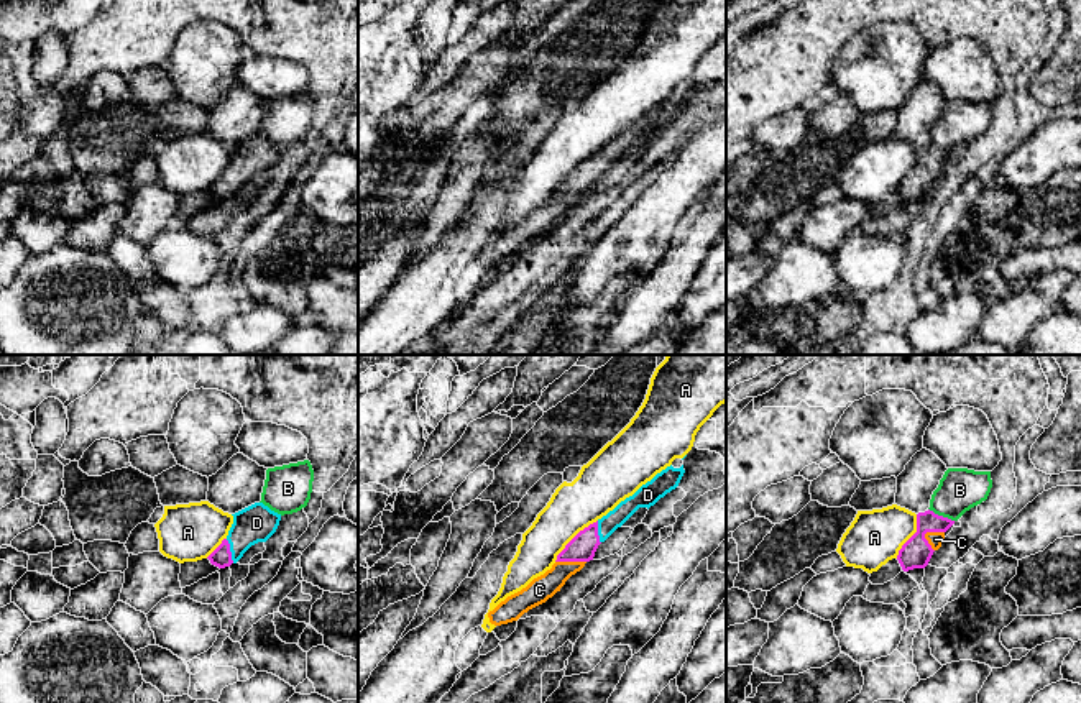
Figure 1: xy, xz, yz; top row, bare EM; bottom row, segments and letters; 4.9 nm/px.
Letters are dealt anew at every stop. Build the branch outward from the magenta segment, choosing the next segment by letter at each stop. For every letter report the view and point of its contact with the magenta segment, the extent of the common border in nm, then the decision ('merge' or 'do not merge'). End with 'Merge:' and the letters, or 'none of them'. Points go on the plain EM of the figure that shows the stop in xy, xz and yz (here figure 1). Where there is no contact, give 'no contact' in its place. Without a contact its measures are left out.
A: contact xz (574, 170); length 300 nm; do not merge
B: contact yz (942, 148); length 140 nm; do not merge
C: contact yz (925, 165); length 120 nm; merge
D: contact xy (229, 183); length 130 nm; merge
Merge: C, D

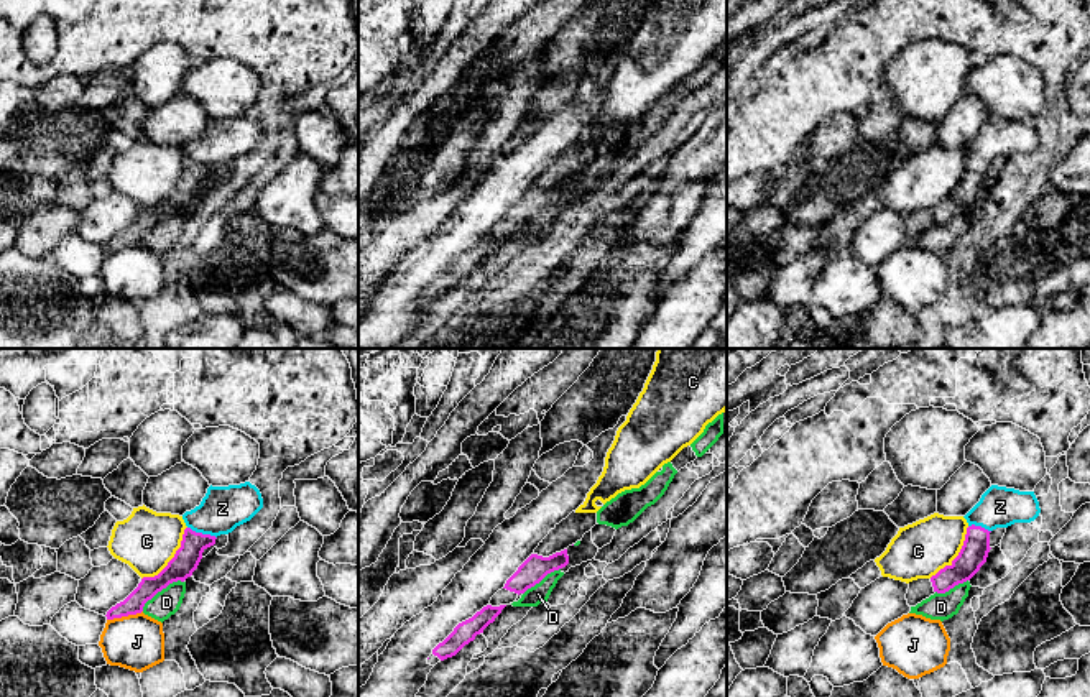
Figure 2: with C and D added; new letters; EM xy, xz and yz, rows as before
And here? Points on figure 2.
C: contact xy (173, 189); length 340 nm; do not merge
D: contact xy (160, 222); length 260 nm; do not merge
J: contact xy (124, 247); length 180 nm; do not merge
Z: contact xy (201, 165); length 160 nm; do not merge
Merge: none of them

